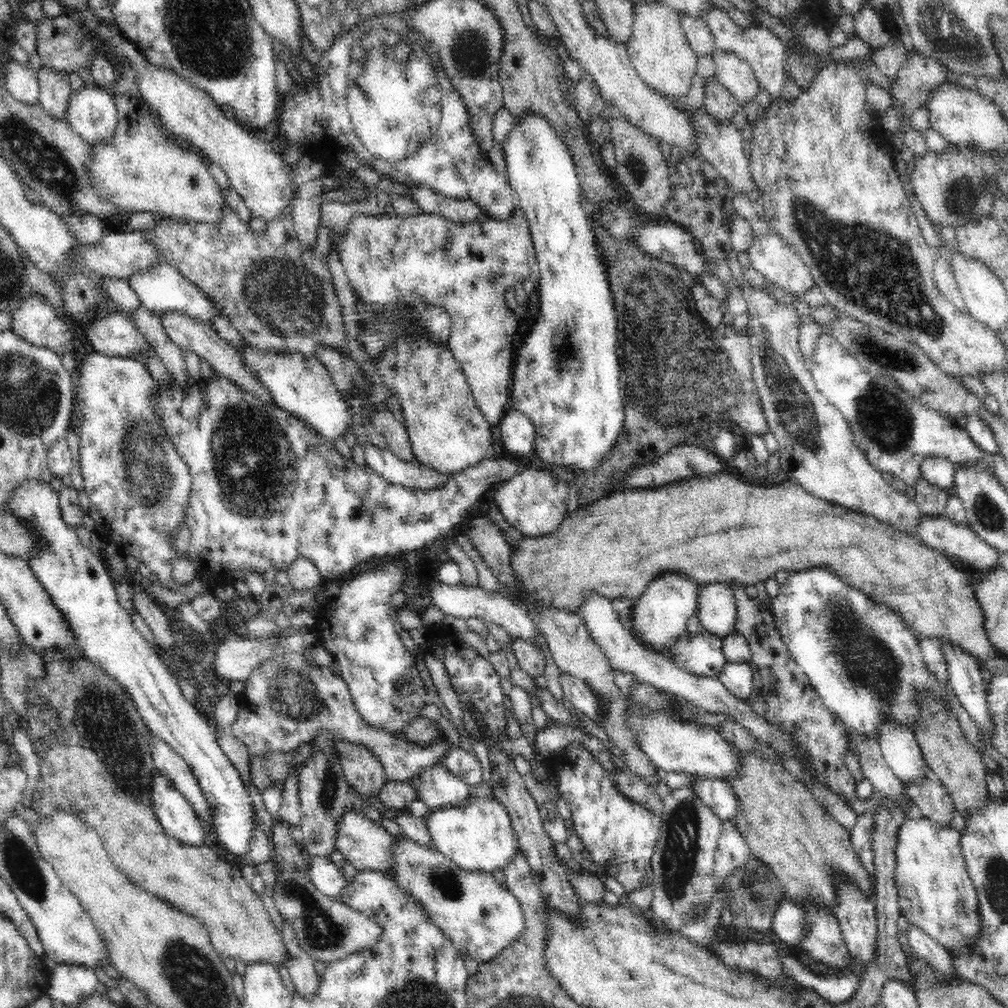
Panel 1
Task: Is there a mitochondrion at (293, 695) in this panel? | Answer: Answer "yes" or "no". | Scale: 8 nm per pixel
yes

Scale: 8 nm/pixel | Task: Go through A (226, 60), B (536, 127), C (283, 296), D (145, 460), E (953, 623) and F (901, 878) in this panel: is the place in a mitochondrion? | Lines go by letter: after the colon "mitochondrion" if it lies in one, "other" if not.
A: mitochondrion
B: other
C: mitochondrion
D: mitochondrion
E: other
F: other

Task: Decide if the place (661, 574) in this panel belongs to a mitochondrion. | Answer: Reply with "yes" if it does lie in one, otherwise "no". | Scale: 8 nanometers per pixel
no

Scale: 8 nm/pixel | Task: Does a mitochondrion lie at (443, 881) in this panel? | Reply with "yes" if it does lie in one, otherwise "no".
yes

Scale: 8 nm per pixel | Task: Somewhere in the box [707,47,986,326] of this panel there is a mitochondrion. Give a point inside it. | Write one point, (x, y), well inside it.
(962, 197)

